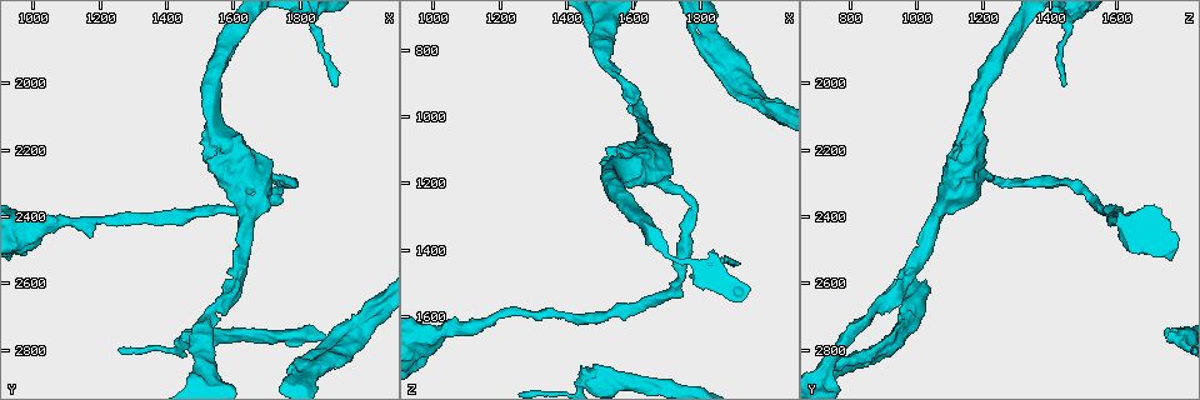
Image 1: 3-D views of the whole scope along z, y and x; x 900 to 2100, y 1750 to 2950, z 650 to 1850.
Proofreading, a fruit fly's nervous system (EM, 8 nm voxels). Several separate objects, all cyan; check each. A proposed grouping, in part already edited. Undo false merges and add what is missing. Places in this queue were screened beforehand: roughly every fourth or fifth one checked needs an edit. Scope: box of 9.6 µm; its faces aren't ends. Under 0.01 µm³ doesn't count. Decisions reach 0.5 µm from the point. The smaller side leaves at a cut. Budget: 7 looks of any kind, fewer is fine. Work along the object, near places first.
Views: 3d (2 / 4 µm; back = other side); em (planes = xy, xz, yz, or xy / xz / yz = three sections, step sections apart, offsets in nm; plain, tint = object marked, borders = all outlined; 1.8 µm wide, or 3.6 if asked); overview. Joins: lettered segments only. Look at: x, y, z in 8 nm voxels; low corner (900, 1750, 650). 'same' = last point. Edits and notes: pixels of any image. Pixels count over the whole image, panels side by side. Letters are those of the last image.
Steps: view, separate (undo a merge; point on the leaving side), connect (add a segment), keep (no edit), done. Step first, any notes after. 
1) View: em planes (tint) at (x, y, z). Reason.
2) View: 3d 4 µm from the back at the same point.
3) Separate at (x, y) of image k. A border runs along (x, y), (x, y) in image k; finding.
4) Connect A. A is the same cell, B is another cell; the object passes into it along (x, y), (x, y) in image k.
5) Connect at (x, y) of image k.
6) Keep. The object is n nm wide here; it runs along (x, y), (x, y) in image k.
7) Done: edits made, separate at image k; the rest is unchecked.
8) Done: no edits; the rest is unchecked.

View: em yz step 4 (tint) at (1890, 2820, 840). A fork.

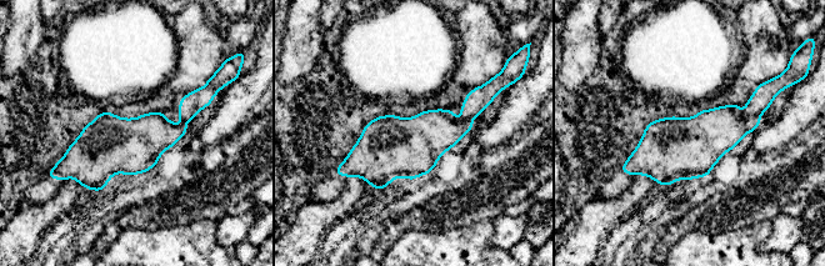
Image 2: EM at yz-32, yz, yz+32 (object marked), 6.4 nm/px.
View: em xy step 16 (tint) at the same point.

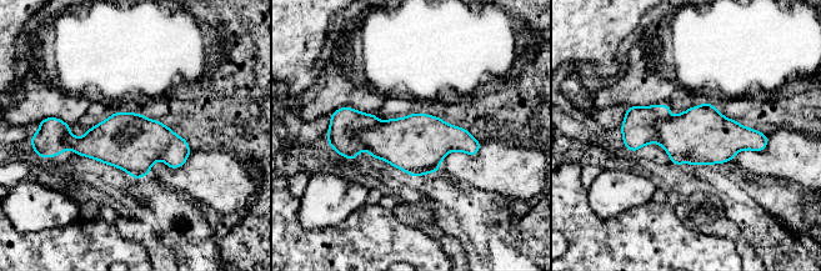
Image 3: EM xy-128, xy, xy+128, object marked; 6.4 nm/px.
View: em xy step 16 (borders) at the same point. What lies round it.

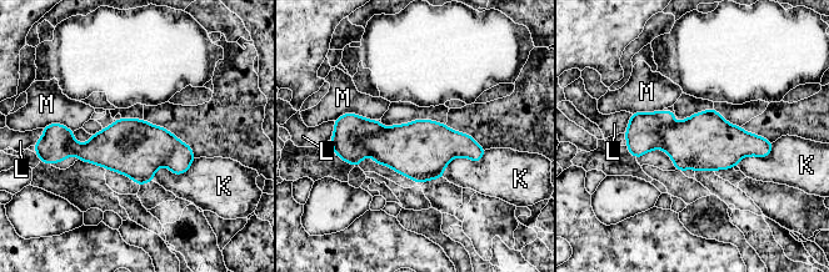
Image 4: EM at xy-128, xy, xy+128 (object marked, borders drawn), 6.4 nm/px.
Separate at (642, 135) of image 4. The object is 360 nm wide here; K, L and M are other cells; a border runs along (669, 125), (659, 130), (659, 147) in image 4; a second cell is stuck on.

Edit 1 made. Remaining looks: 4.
View: em yz step 4 (tint) at (1780, 2300, 1270). Abrupt turn.

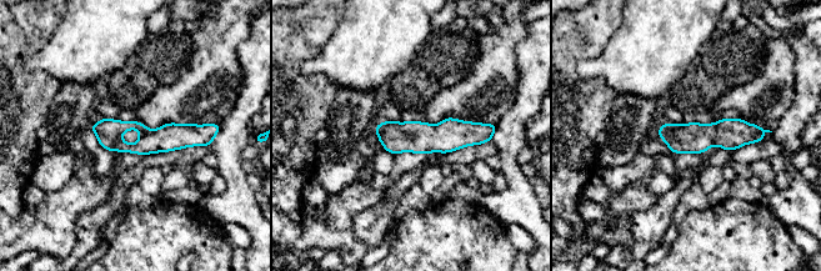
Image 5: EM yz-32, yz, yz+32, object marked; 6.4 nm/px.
View: em planes (borders) at the same point.

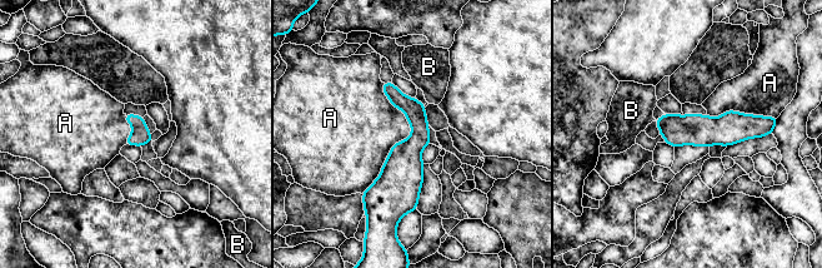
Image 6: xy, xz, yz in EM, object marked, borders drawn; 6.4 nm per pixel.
Keep. The object is 120 nm wide here; A and B are other cells; it runs along (386, 85), (417, 119), (406, 206) in image 6; all the same cell.

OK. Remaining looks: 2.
View: em planes (borders) at (1450, 2760, 1760). Branch stops here.

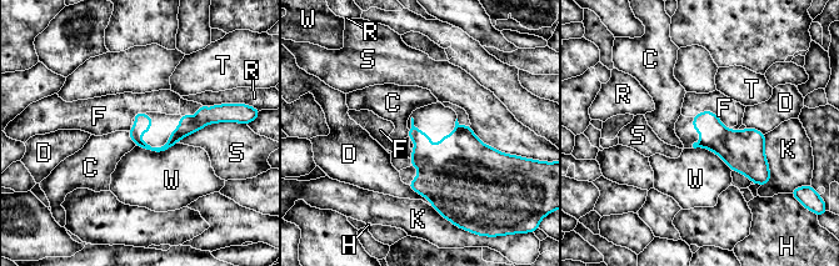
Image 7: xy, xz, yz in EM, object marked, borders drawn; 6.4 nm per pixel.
Connect F. F is the same cell, C, D, H, K, R, S, T and W are other cells; the object passes into it along (732, 146), (713, 113), (724, 108) in image 7; it goes on there.

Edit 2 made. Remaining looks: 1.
Done: edits made, separate at image 4, connect at image 7; the rest is unchecked.

